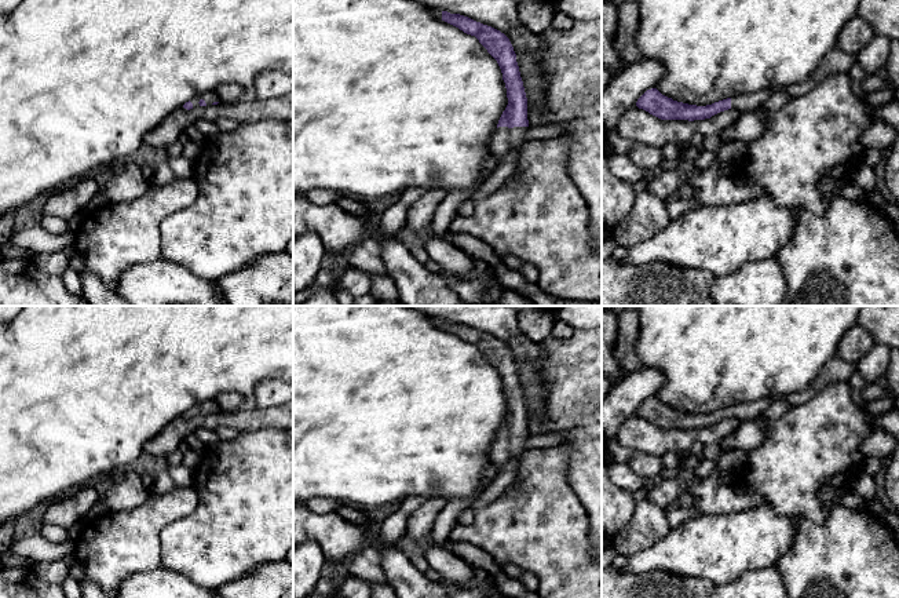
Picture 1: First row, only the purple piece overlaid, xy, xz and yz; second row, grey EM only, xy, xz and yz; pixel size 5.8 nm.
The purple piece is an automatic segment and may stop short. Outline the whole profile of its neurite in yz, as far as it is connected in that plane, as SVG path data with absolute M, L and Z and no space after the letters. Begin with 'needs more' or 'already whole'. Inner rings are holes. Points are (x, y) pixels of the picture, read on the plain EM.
needs more; M657 397L647 398L636 411L639 417L661 429L705 429L712 424L735 417L739 423L759 417L771 404L774 397L752 402L739 402L734 406L727 406L712 413L697 415L673 409L662 404Z

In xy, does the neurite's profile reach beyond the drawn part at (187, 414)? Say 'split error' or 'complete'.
split error

